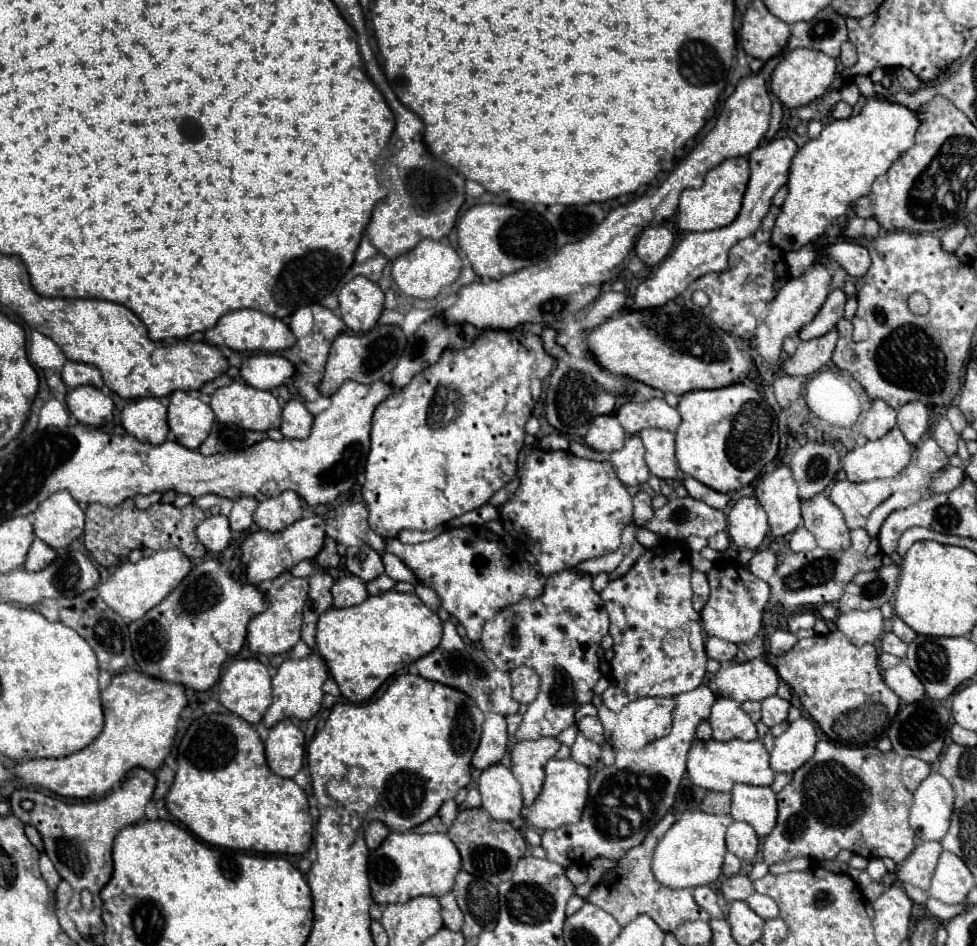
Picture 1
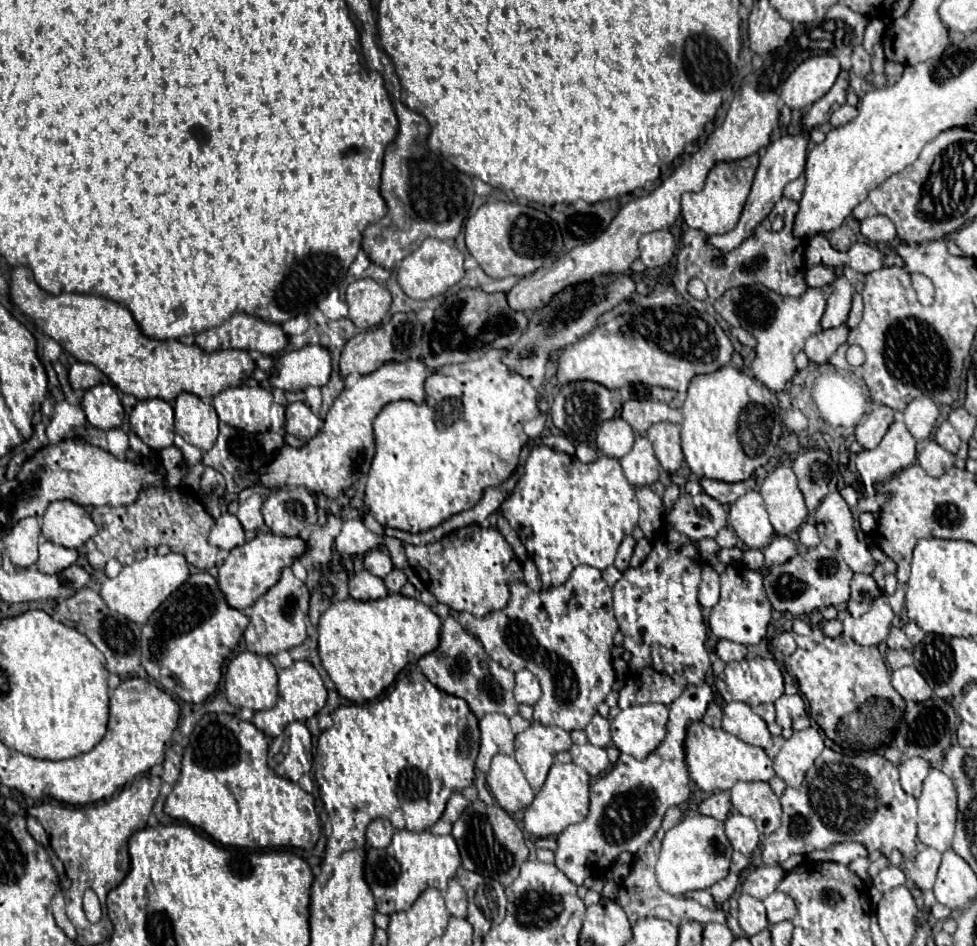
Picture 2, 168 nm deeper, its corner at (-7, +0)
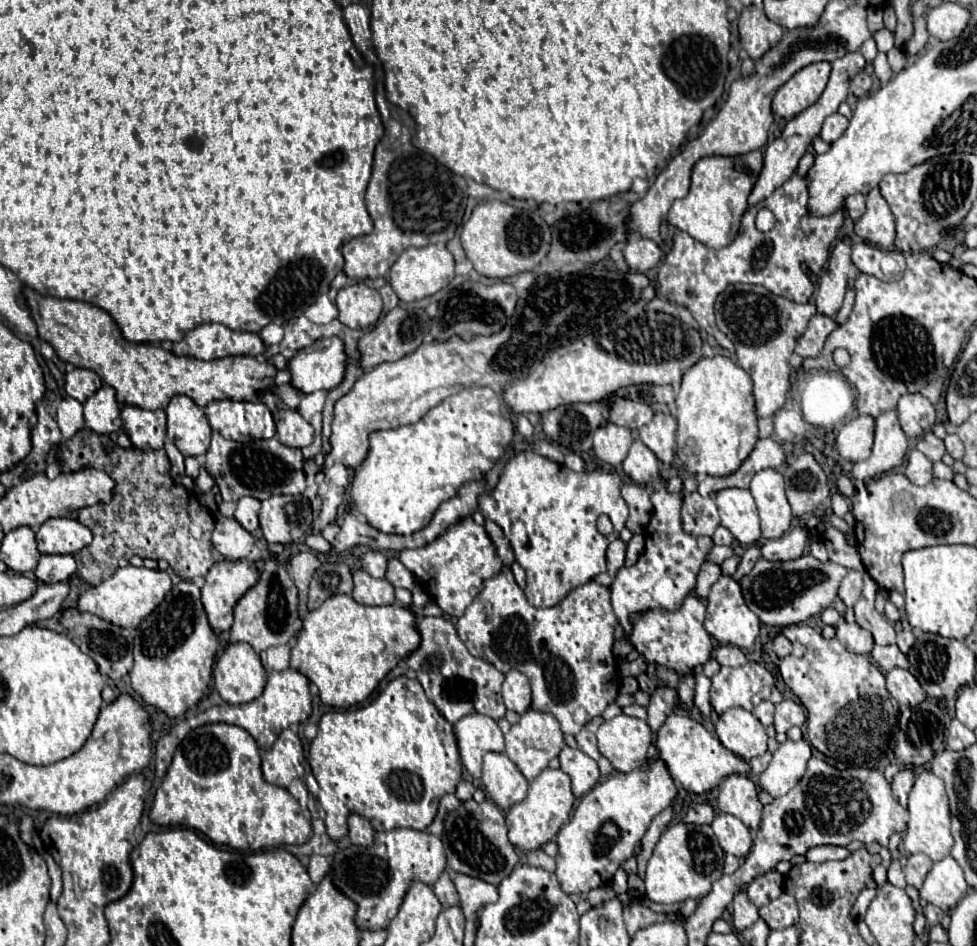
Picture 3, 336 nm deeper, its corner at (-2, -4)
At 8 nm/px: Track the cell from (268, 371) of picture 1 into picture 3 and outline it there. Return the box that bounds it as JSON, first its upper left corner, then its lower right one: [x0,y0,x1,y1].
[289,337,345,393]

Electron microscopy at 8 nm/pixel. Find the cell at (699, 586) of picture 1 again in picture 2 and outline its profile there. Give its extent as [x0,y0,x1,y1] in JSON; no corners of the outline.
[698,565,720,609]

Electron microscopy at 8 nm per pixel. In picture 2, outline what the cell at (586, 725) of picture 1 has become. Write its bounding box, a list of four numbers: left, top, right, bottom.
[586,715,612,747]

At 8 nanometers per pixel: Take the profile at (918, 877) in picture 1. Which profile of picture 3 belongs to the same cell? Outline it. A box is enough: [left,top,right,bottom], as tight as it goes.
[905,855,933,889]

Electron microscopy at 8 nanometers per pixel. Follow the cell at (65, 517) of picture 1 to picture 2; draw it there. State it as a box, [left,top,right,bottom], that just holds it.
[42,501,96,549]

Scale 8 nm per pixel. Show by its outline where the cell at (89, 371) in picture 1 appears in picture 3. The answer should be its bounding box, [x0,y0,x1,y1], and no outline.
[65,369,103,403]

